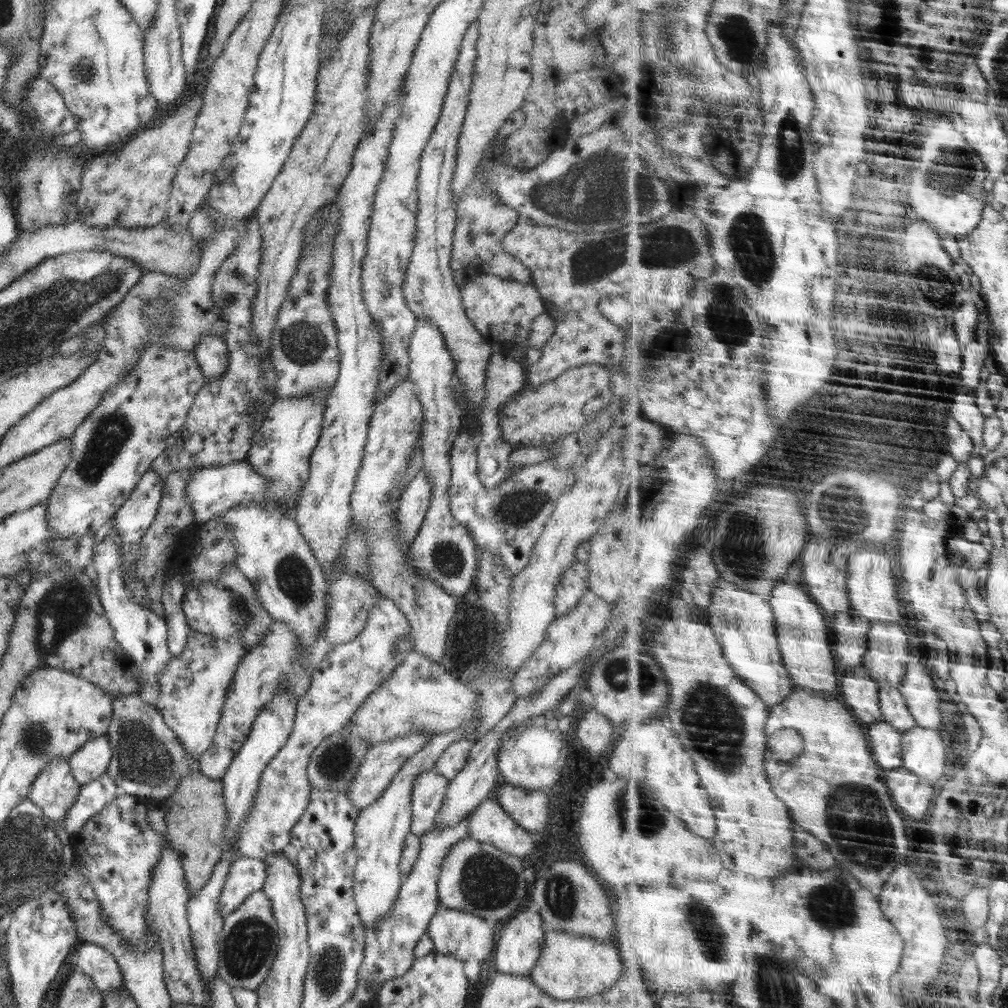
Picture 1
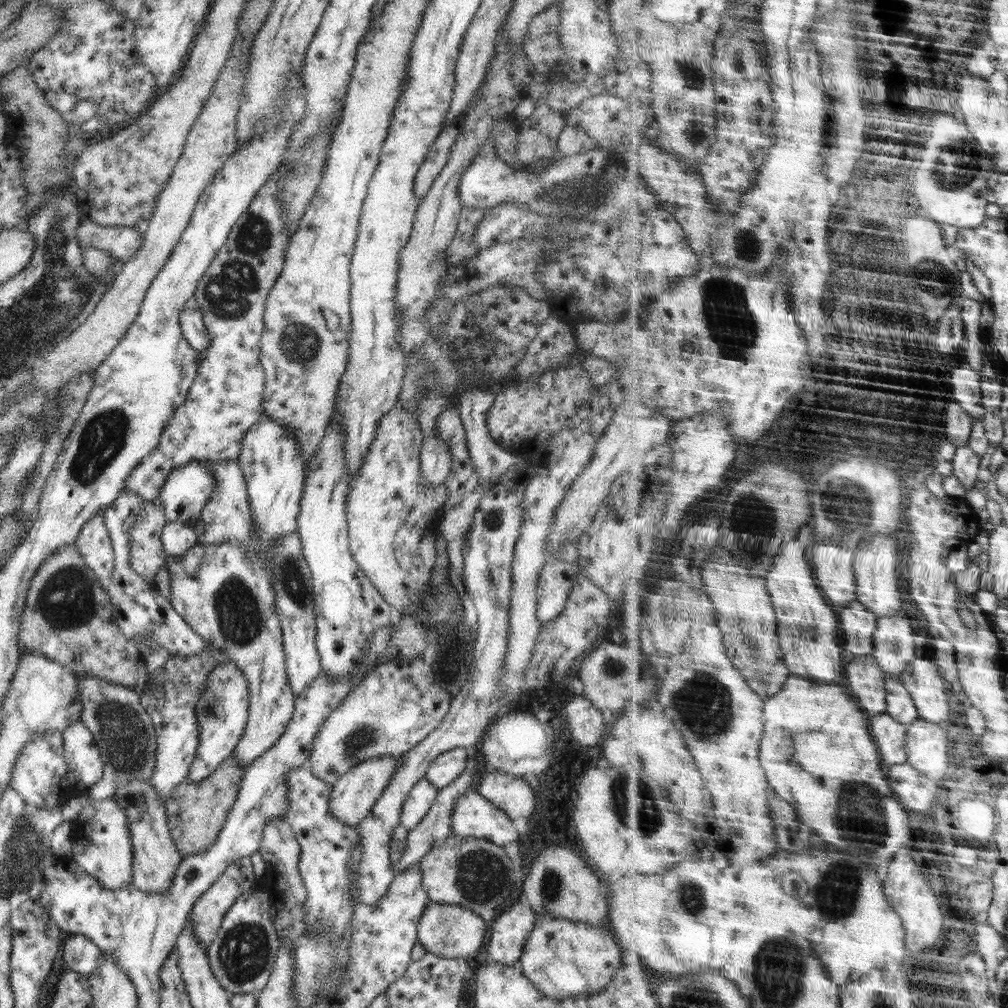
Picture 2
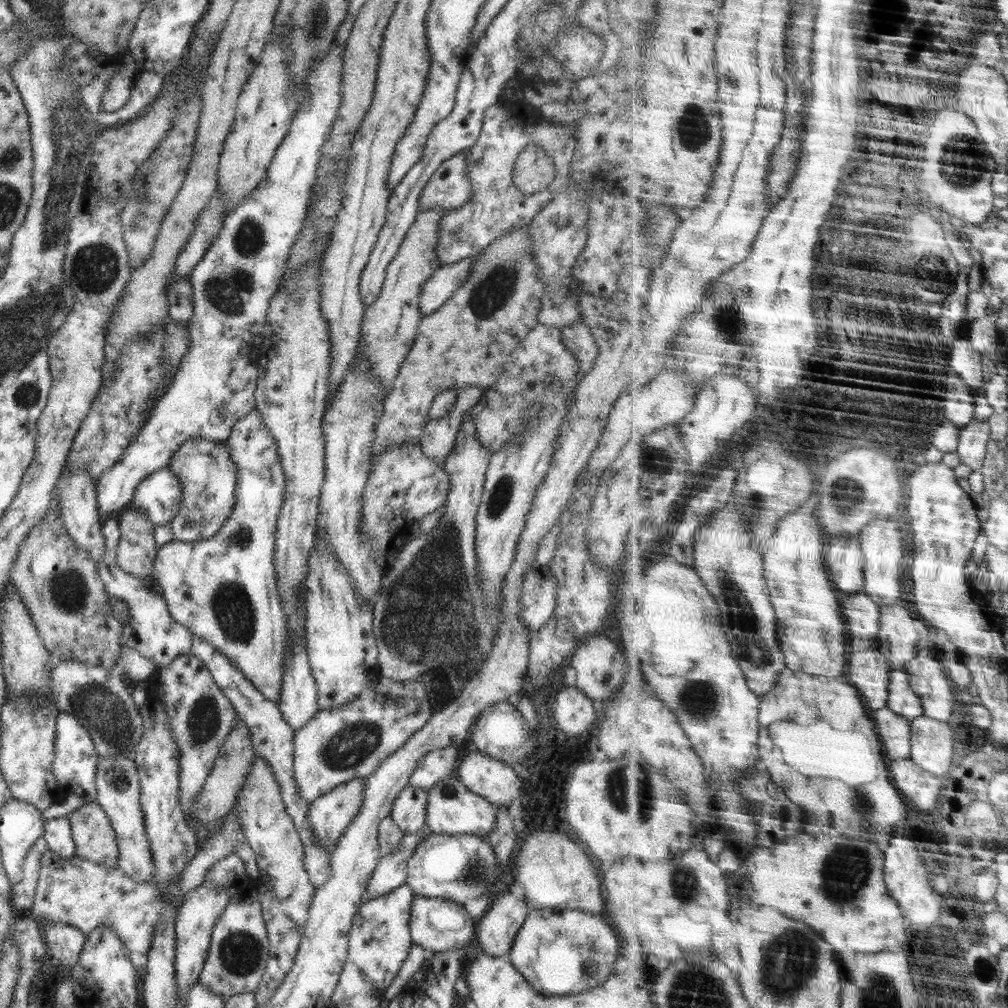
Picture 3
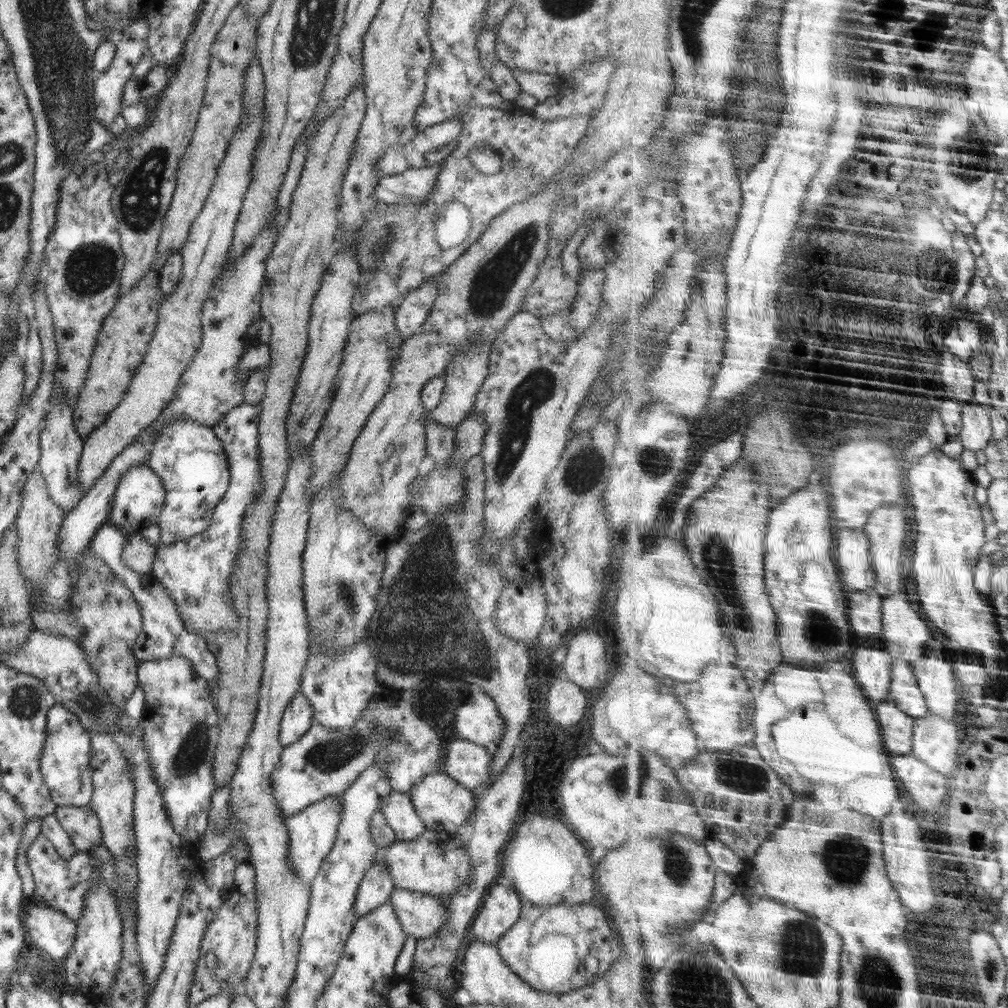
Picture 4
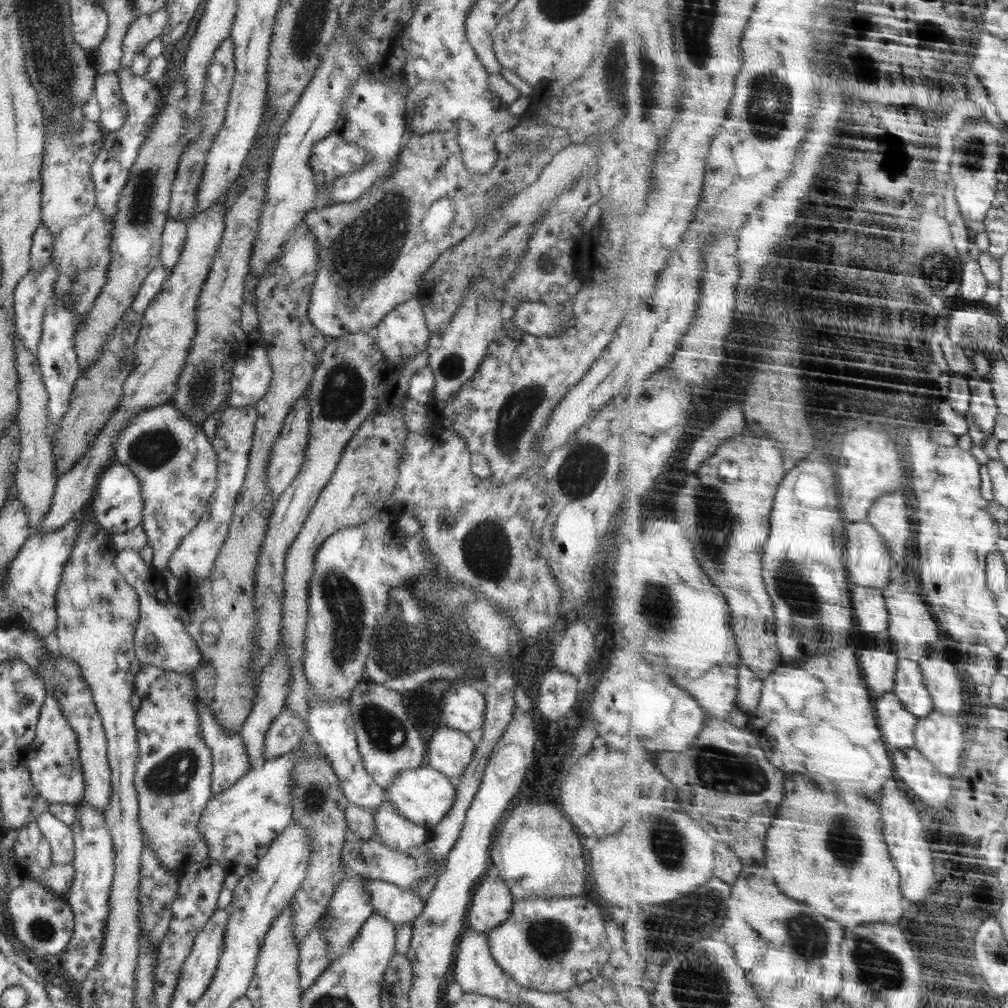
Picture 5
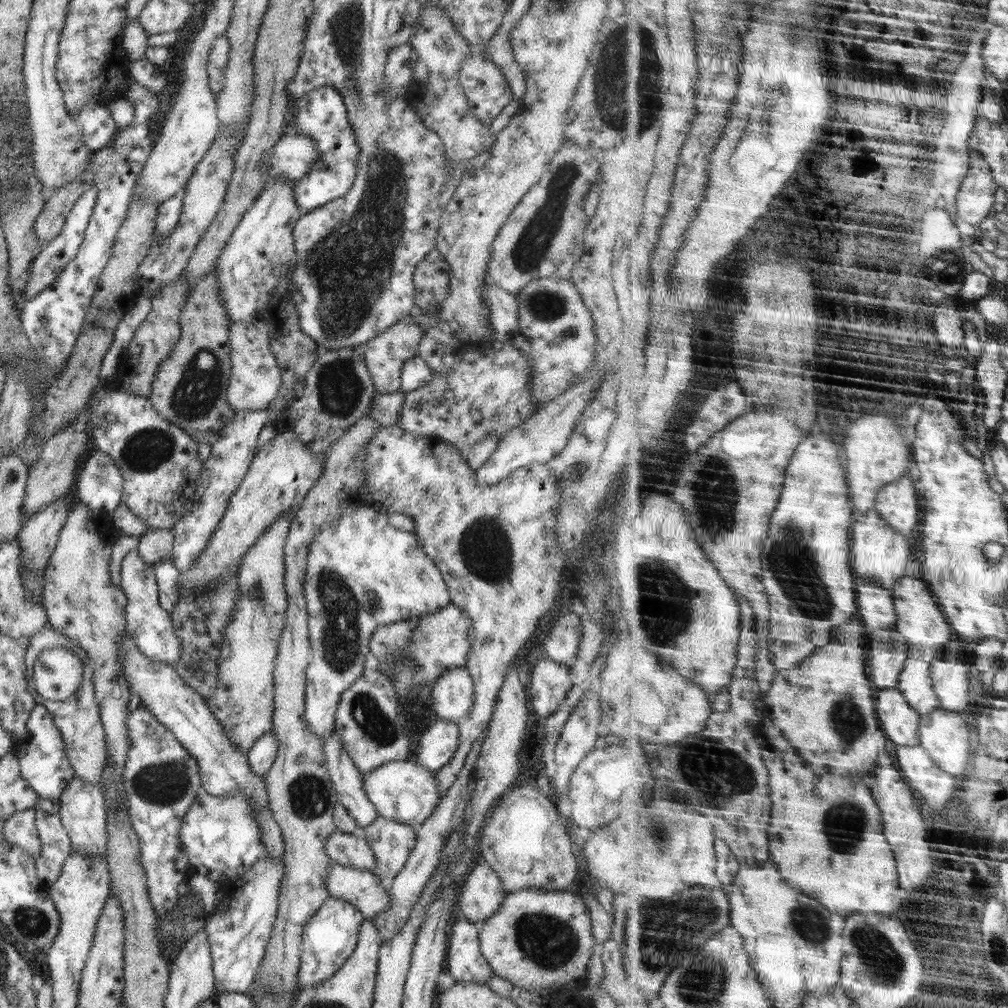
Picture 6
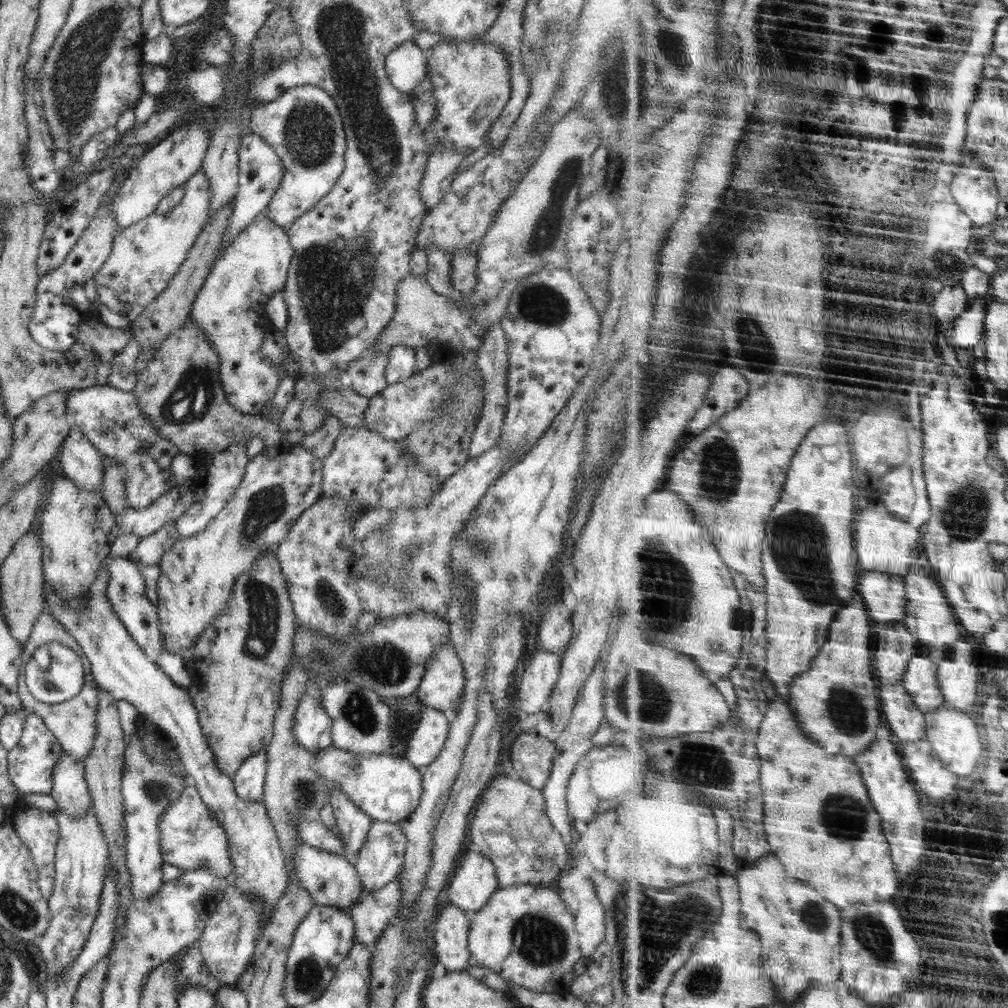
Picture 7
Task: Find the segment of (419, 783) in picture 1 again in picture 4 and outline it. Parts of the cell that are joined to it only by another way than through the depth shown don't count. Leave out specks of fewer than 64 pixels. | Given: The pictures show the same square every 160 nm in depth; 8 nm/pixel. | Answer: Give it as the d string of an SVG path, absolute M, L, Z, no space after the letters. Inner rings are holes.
M392 791L380 810L398 841L415 841L427 829L416 814L409 793Z

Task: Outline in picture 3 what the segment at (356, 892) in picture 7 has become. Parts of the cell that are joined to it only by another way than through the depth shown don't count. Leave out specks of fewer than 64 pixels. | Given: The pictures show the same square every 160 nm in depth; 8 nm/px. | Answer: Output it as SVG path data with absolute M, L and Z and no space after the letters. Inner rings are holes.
M414 895L411 902L411 911L409 918L409 927L411 930L411 939L414 944L424 947L429 953L439 953L450 950L452 947L468 946L476 930L474 921L463 907L462 904L454 904L456 910L460 910L462 916L462 926L454 932L440 932L430 924L428 914L442 902L452 904L445 898L428 898L422 895Z

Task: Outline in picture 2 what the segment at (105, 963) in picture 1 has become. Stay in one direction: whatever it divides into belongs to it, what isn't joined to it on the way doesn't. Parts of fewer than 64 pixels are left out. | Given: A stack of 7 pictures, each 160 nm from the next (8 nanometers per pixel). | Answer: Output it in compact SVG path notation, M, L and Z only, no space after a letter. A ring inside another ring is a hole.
M68 933L68 937L63 940L60 953L66 968L88 975L97 967L103 952L89 938Z

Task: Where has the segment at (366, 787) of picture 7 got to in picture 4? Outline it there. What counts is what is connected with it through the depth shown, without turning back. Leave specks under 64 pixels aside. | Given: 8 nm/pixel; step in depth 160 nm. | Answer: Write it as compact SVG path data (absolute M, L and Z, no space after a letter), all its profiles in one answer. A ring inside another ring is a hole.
M442 770L419 778L408 793L414 810L425 827L432 831L447 833L456 833L461 826L466 825L465 822L473 815L477 800L471 789L462 786Z

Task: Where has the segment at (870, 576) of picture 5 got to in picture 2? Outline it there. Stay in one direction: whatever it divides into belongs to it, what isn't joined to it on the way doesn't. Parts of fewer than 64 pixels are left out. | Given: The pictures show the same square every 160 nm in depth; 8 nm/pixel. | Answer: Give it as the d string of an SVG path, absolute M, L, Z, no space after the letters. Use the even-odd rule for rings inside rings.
M824 543L814 546L813 567L816 580L826 598L834 606L858 601L858 582L855 562L857 551L839 544Z

